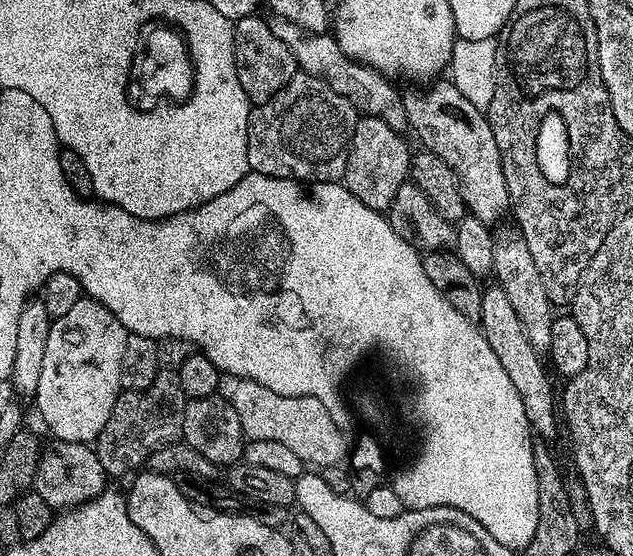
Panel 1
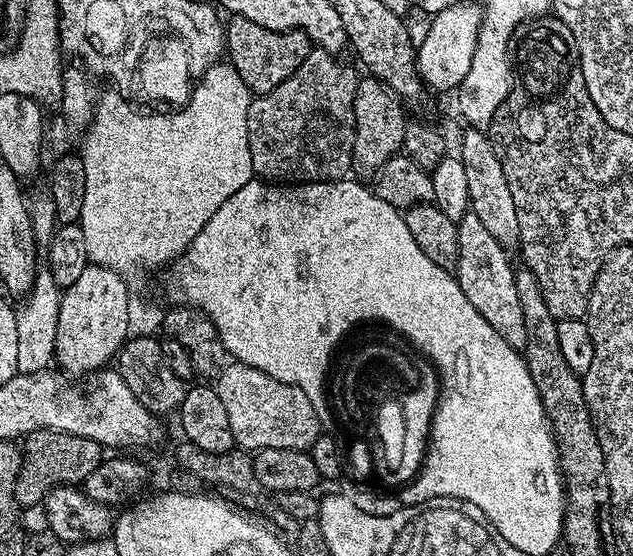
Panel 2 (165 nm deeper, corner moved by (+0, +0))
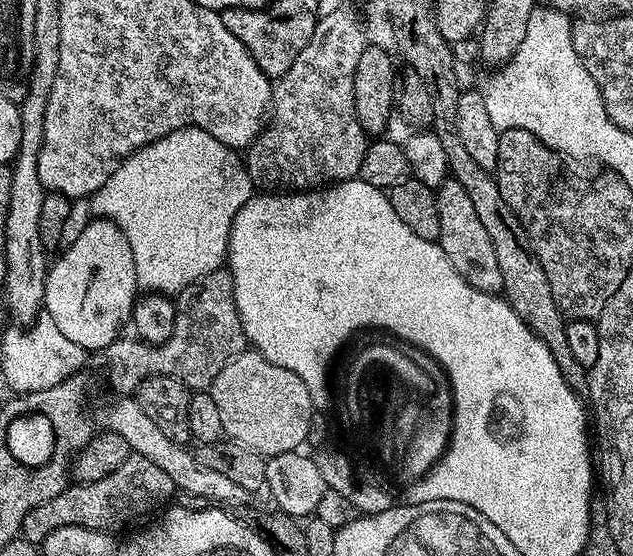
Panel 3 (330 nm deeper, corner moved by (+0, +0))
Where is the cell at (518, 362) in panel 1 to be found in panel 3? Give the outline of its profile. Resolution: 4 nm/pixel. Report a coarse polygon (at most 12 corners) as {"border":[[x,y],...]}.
{"border":[[462,182],[435,189],[438,241],[471,286],[499,293],[502,270]]}

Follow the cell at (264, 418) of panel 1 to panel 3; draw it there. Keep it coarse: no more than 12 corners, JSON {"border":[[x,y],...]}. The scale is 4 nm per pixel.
{"border":[[259,352],[210,389],[224,436],[265,458],[297,451],[306,382]]}

